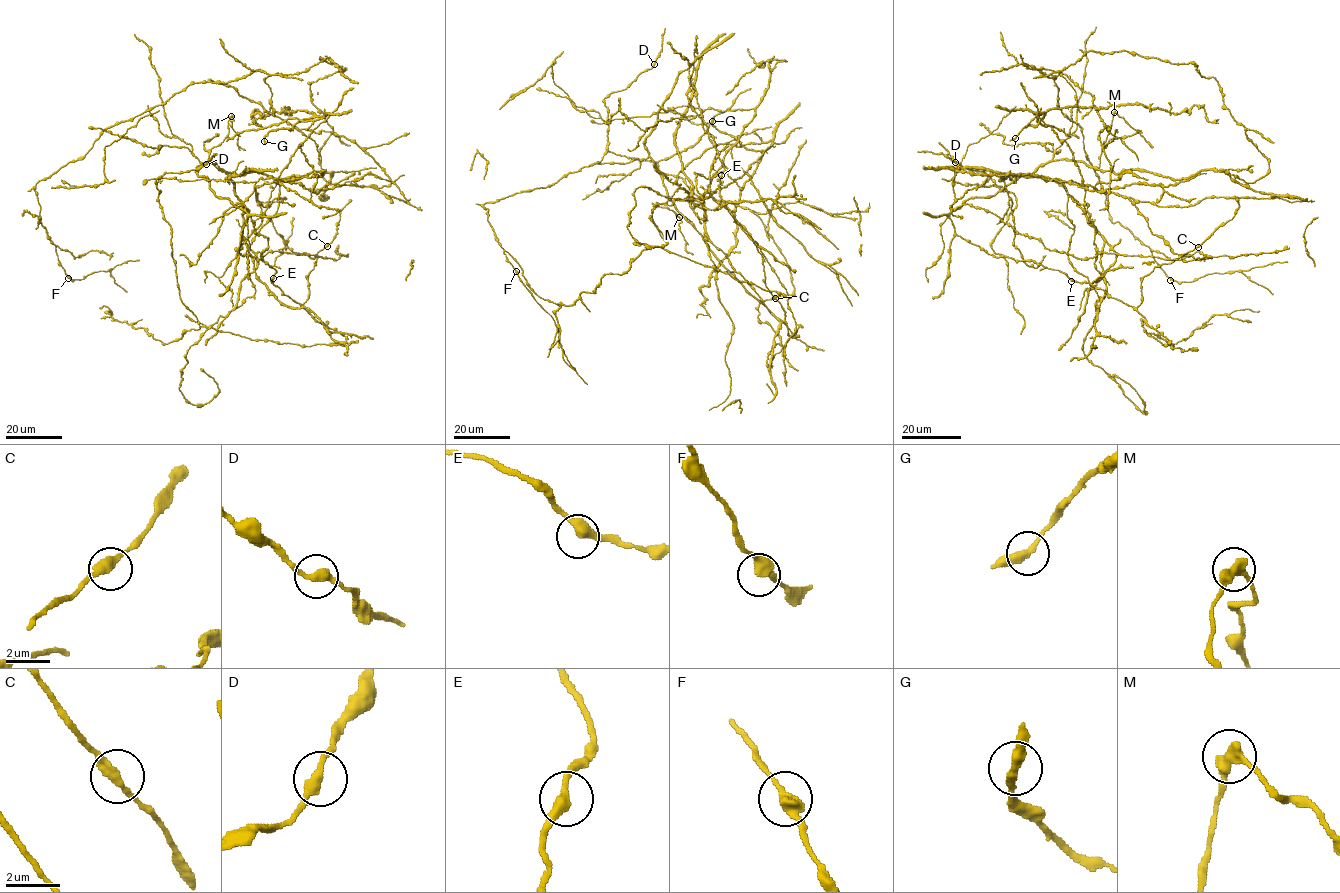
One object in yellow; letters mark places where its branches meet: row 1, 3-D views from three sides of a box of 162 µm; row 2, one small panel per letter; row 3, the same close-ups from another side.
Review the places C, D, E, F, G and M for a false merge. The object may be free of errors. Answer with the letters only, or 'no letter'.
M

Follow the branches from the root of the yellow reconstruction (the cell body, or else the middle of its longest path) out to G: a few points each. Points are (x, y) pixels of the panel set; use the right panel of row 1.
G: (1105, 282), (1104, 272), (1079, 310), (1101, 275), (1069, 146), (1036, 115), (1044, 113), (1015, 138)

